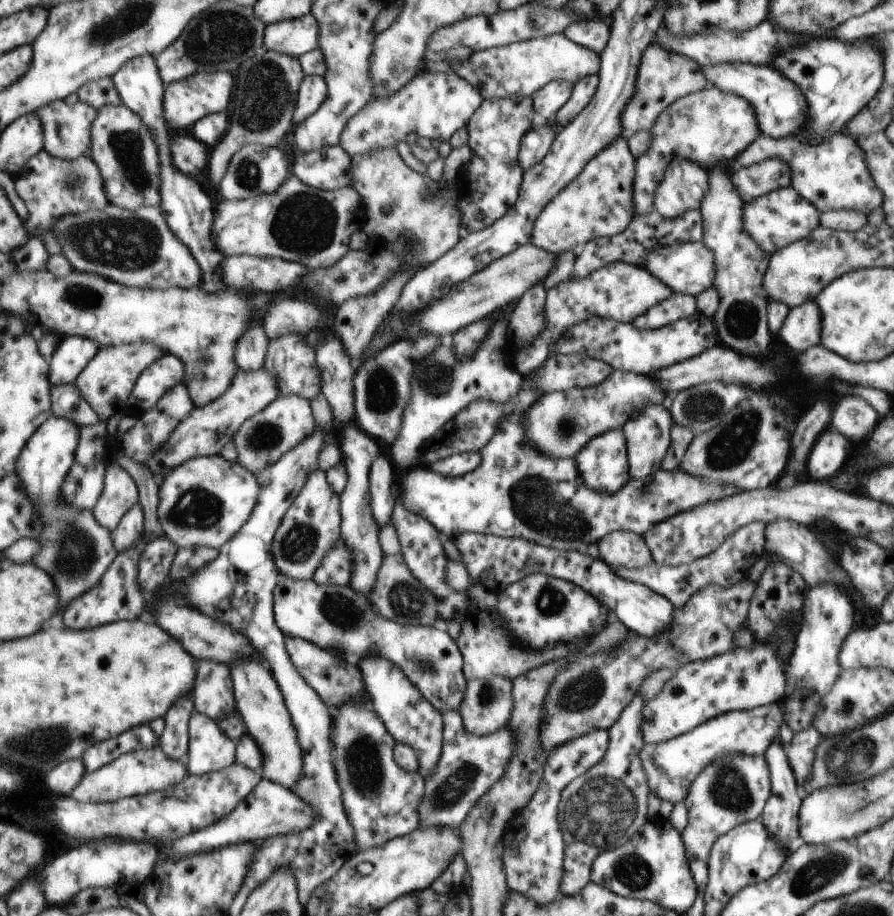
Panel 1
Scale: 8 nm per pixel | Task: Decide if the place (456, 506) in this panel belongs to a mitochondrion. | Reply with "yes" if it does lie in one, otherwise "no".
no

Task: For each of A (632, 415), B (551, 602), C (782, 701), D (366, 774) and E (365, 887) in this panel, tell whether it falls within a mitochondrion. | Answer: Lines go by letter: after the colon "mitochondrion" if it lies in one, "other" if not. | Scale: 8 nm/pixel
A: other
B: mitochondrion
C: other
D: mitochondrion
E: other

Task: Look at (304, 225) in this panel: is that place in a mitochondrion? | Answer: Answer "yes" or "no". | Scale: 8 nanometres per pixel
yes

